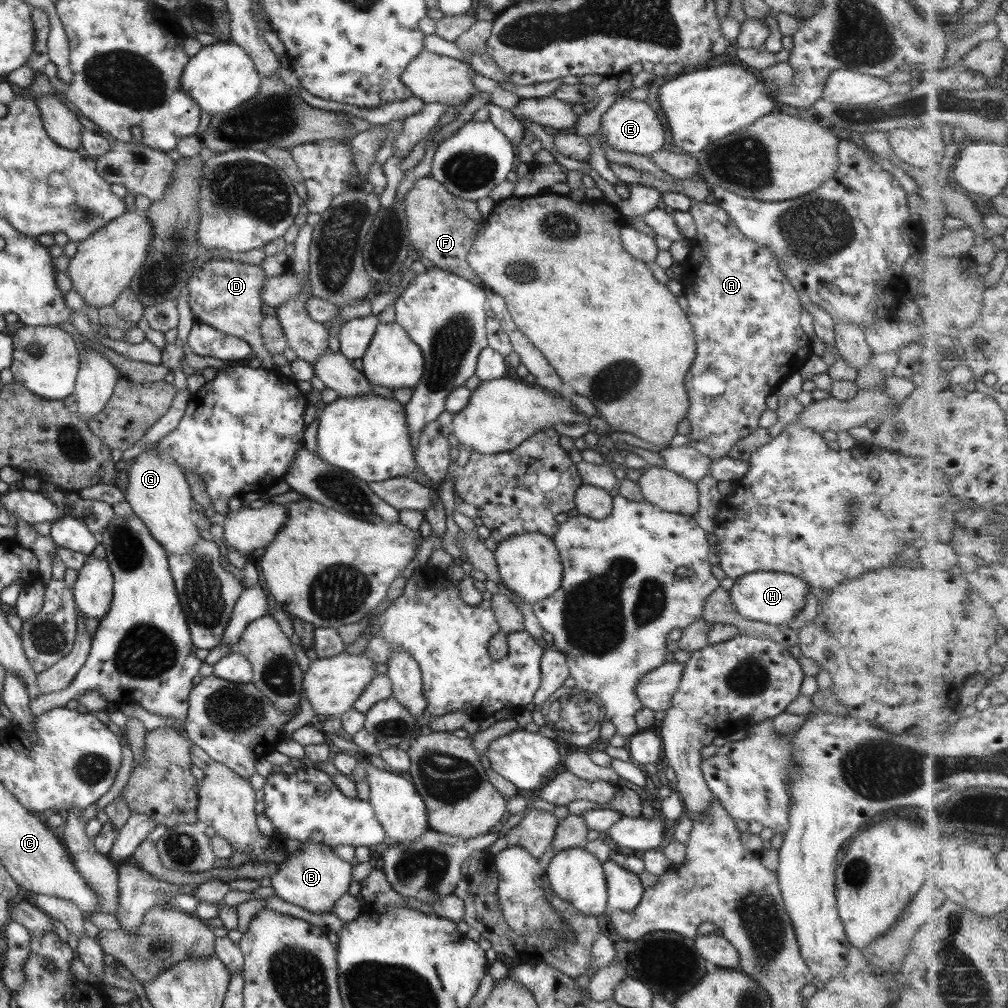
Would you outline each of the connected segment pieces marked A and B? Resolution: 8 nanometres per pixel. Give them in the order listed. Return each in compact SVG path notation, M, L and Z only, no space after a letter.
M694 201L688 213L692 216L696 231L678 280L682 295L687 300L685 315L695 339L695 360L683 376L689 401L684 416L690 424L686 437L687 444L693 449L710 459L717 459L725 456L739 439L757 428L759 415L766 409L767 396L773 394L789 375L801 370L812 351L809 347L810 337L799 324L802 299L777 267L772 254L745 238L727 211L714 202Z
M304 843L297 853L288 854L288 858L276 866L277 871L270 876L270 887L273 888L275 896L311 914L332 911L335 901L347 893L352 881L352 864L340 860L333 853L333 848L323 843Z

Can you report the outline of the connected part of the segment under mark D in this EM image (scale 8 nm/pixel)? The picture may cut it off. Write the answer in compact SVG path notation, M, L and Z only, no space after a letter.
M235 258L211 259L201 265L201 270L194 270L186 282L188 305L195 320L211 326L211 328L224 335L234 336L244 340L252 350L251 356L255 356L261 361L260 366L263 369L276 370L277 366L273 364L271 354L265 350L261 340L261 332L259 332L261 319L263 319L263 314L261 314L261 287L263 287L263 281L265 279L267 279L267 276L261 270L260 265L243 263Z

